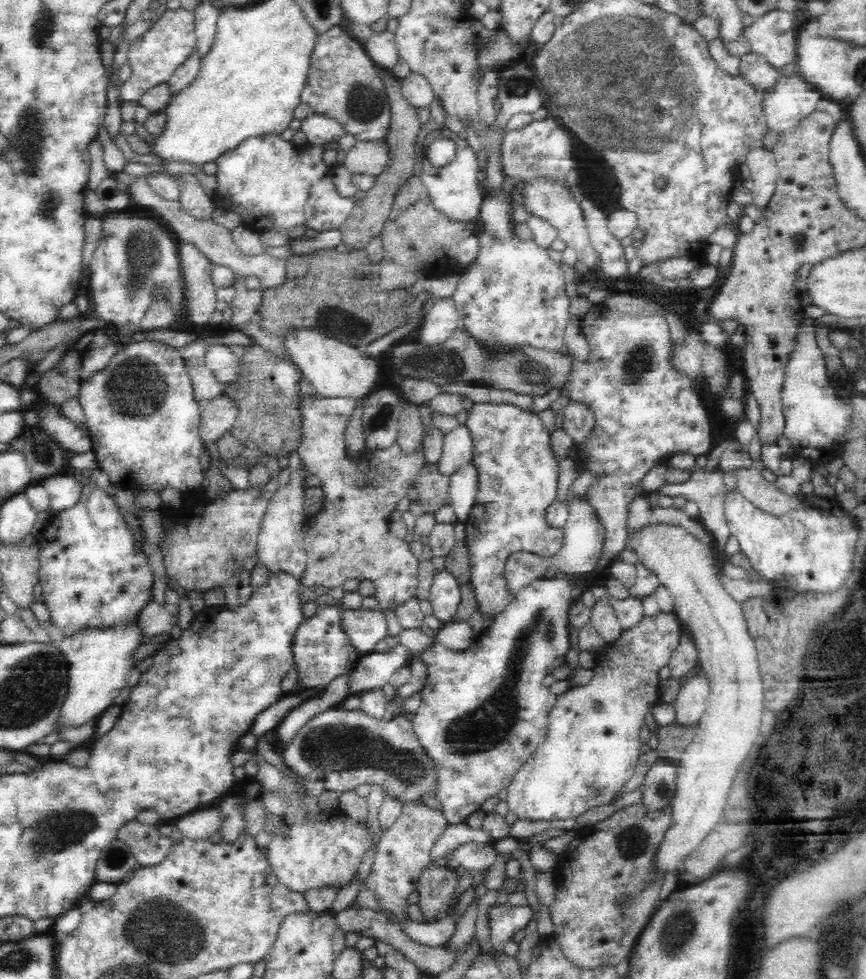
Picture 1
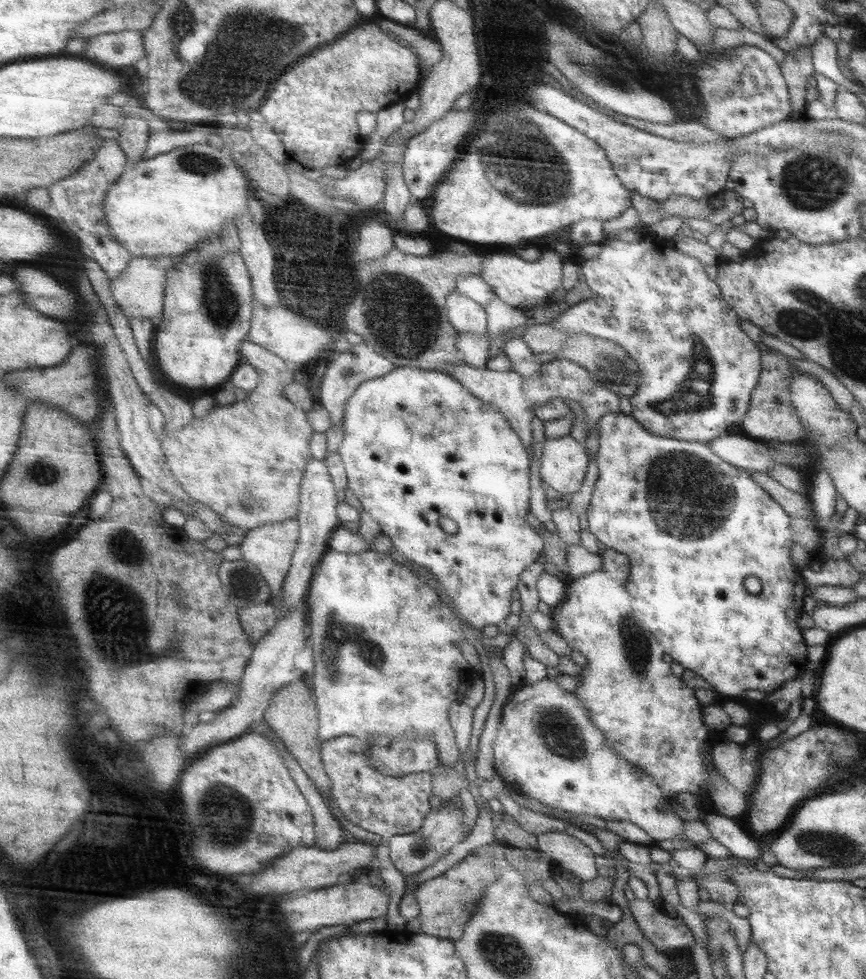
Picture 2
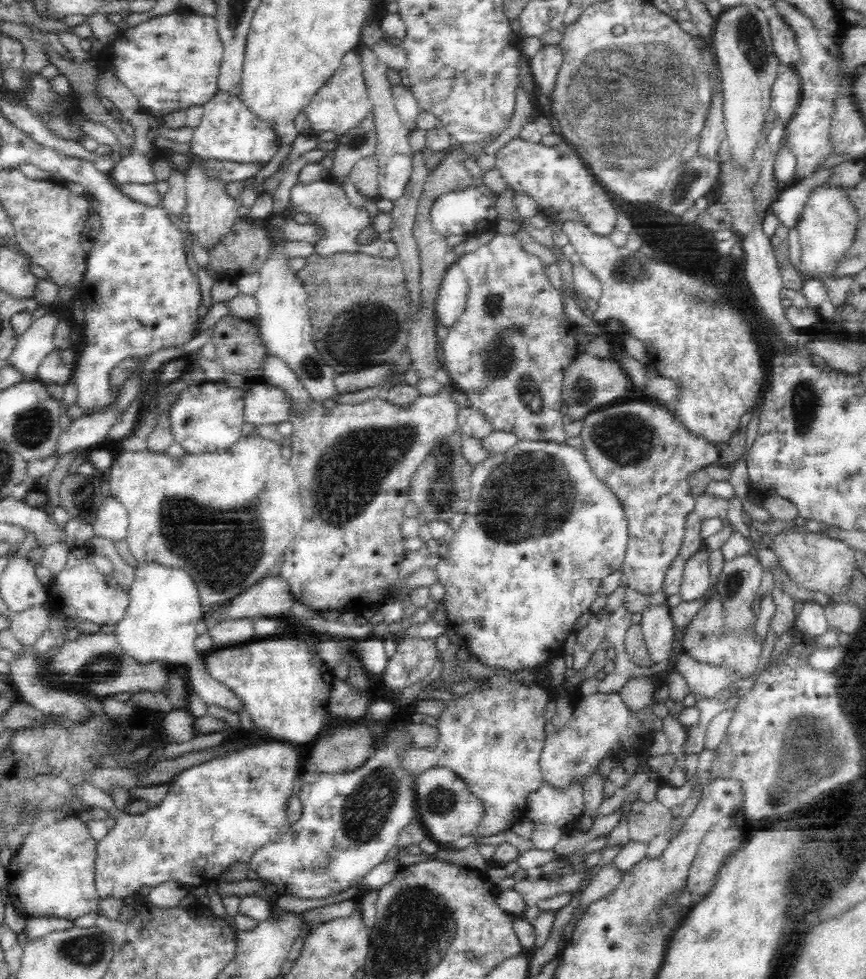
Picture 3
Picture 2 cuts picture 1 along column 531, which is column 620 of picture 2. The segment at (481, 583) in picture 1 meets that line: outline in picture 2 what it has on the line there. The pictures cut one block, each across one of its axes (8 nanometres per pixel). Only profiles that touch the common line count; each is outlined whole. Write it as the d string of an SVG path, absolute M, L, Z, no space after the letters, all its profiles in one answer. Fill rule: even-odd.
M621 411L616 413L607 413L600 418L599 421L599 442L600 448L596 454L596 462L598 466L599 476L597 478L594 492L588 507L588 526L590 532L604 545L607 549L615 550L619 553L624 553L628 557L630 562L630 574L626 578L625 586L629 591L629 596L631 597L631 604L633 612L636 617L640 620L640 623L644 628L650 631L650 634L662 644L664 652L669 654L675 662L679 662L685 669L690 669L691 671L697 672L704 680L707 680L713 689L719 694L726 697L744 697L744 692L746 690L761 690L765 693L774 693L776 690L781 688L781 686L788 682L788 680L794 680L795 678L801 677L802 672L806 672L808 669L806 664L808 664L808 645L802 637L802 630L798 627L796 623L796 618L800 616L804 610L804 603L806 602L807 590L806 585L804 584L804 578L801 572L796 571L797 566L791 560L790 553L793 542L793 531L791 530L792 518L789 514L768 494L767 490L762 488L762 485L758 484L754 478L750 477L746 471L742 468L737 468L728 462L719 458L717 454L712 452L712 448L708 444L703 442L693 442L686 440L677 440L671 438L670 436L659 436L658 434L653 434L652 432L646 431L646 428L642 427L642 424L639 424L631 415L628 416L623 414ZM747 576L757 576L760 579L762 584L762 591L757 594L752 594L748 592L744 586L744 581Z

